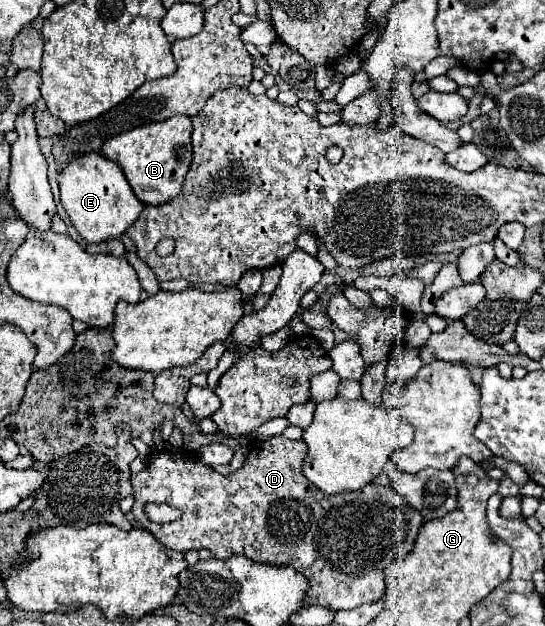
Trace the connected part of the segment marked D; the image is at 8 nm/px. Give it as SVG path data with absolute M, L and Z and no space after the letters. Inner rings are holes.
M284 436L256 440L250 446L250 454L244 466L228 476L218 474L192 452L152 452L146 460L146 468L132 476L136 500L132 506L134 520L142 522L144 528L152 532L154 538L158 538L158 542L176 552L206 548L216 558L230 558L234 554L242 554L260 564L292 566L294 570L304 574L310 584L304 598L304 606L316 604L330 610L348 610L360 604L380 600L386 588L384 568L412 550L424 520L418 514L418 510L414 510L392 486L368 484L356 492L326 496L316 486L312 486L302 474L306 452L308 446L304 440L296 442ZM150 502L178 508L182 512L180 520L168 524L156 524L148 520L144 506Z

